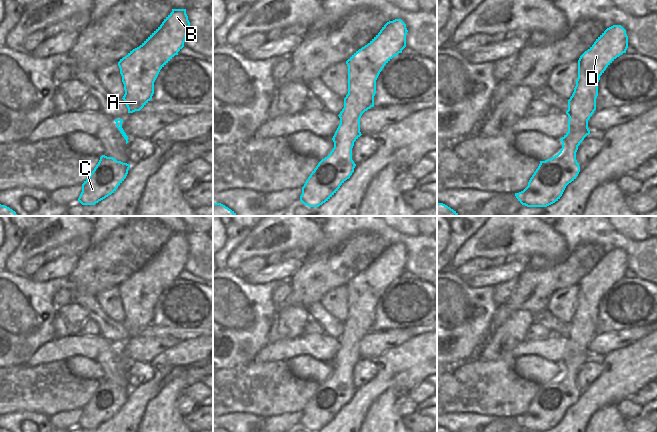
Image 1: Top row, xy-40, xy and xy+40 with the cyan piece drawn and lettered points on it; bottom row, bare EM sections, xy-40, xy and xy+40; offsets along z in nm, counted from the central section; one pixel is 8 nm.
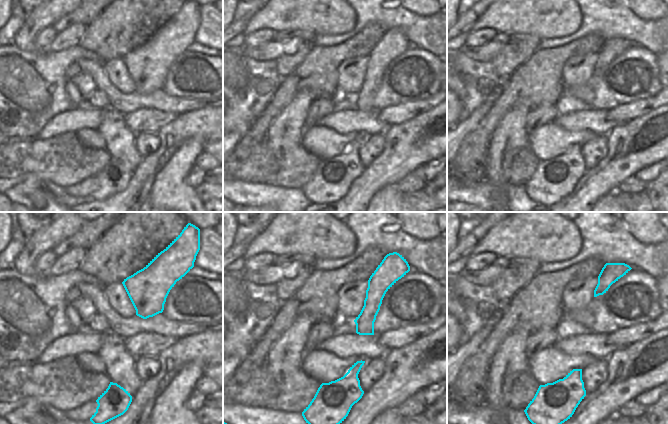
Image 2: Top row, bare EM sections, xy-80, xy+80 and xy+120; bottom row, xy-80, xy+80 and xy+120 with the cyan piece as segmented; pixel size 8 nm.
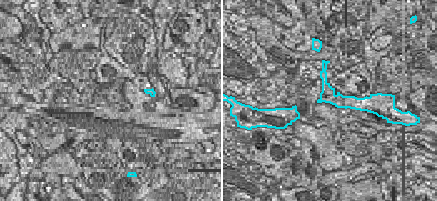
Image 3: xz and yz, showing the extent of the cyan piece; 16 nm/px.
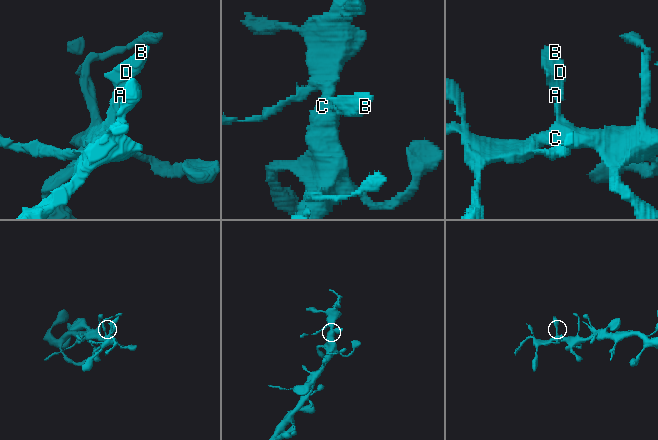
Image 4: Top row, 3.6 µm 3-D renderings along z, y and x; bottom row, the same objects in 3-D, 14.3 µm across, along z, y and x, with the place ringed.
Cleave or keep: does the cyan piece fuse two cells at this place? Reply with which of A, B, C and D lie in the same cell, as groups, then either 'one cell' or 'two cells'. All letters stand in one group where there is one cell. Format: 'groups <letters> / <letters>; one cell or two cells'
groups A B C D; one cell

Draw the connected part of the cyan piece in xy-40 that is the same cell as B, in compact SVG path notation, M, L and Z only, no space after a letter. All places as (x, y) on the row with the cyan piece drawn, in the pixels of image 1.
M172 9L162 24L137 48L120 59L118 66L124 84L123 100L128 113L140 111L154 94L154 82L160 70L184 47L190 22L186 9Z

